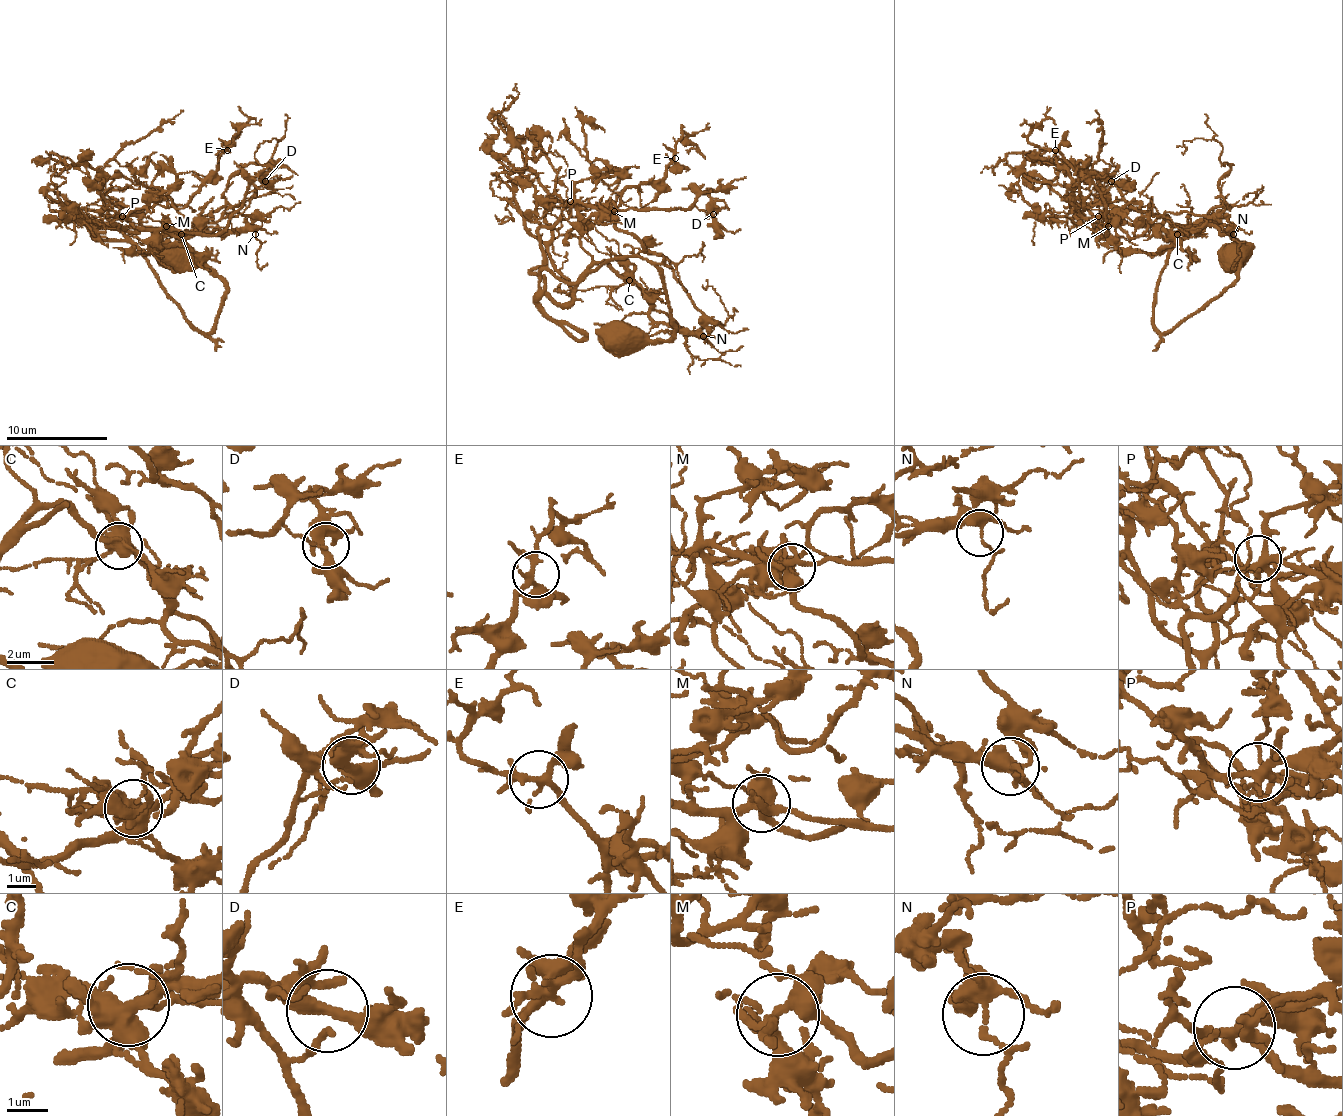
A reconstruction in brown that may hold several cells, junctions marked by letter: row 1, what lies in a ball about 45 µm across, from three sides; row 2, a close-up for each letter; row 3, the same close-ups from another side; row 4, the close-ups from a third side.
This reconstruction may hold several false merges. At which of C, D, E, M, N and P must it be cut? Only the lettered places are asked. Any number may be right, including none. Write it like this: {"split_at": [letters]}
{"split_at": []}

